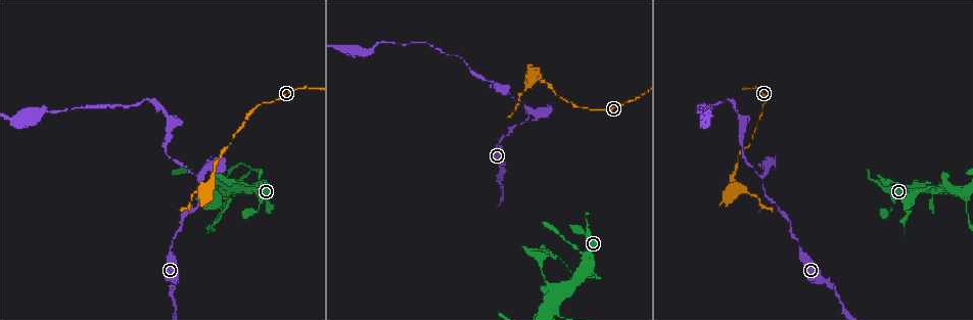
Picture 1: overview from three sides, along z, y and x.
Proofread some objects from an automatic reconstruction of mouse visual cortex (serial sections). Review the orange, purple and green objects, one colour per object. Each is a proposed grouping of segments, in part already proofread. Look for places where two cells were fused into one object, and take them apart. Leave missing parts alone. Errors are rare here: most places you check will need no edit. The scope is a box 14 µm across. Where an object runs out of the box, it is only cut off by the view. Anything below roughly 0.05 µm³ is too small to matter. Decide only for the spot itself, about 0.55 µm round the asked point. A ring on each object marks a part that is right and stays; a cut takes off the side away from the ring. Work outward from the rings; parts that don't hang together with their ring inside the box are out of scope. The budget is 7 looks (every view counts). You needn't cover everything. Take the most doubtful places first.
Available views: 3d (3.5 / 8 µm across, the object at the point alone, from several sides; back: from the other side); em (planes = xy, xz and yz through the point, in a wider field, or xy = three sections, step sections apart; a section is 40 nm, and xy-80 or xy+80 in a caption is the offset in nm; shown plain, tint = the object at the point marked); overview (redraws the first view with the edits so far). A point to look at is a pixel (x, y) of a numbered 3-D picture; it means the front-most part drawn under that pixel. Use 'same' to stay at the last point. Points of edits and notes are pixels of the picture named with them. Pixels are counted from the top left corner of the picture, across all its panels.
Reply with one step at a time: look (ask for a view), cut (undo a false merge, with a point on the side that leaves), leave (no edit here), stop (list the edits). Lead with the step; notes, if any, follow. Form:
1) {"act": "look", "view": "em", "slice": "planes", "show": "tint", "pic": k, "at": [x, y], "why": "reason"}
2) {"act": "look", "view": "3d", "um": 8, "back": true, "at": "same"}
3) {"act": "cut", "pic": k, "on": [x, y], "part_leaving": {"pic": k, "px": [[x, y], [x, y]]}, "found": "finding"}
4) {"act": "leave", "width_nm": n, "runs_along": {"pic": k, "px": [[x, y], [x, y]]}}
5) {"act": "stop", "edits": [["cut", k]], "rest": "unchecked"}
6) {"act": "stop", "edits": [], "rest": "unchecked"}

{"act": "look", "view": "3d", "um": 3.5, "pic": 1, "at": [559, 291], "why": "a narrow waist"}

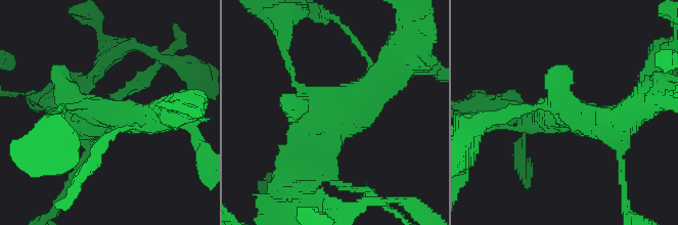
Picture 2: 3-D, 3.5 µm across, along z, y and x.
{"act": "look", "view": "em", "slice": "xy", "step": 5, "show": "tint", "pic": 2, "at": [101, 113], "why": "need the tissue"}

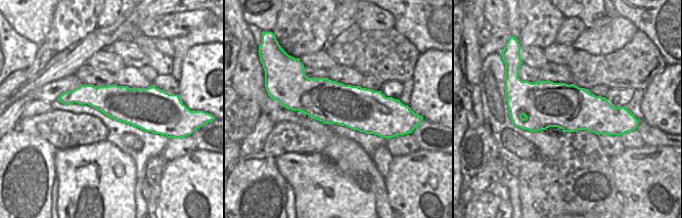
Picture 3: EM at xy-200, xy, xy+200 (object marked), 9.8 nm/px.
{"act": "leave", "runs_along": {"pic": 2, "px": [[386, 74], [329, 114], [301, 171]]}, "found": "one cell here"}

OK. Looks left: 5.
{"act": "look", "view": "3d", "um": 8, "back": true, "pic": 1, "at": [592, 109], "why": "thin neck"}

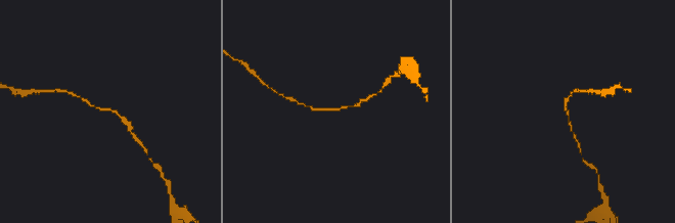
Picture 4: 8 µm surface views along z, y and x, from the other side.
{"act": "look", "view": "3d", "um": 3.5, "pic": 4, "at": [107, 109], "why": "closer look"}

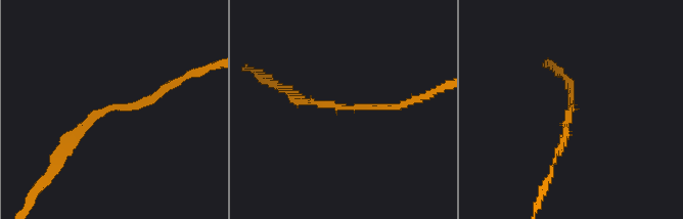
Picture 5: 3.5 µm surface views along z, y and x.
{"act": "leave", "runs_along": {"pic": 5, "px": [[175, 82], [143, 103], [96, 113], [69, 150]]}, "found": "one cell here"}

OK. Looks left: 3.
{"act": "look", "view": "3d", "um": 3.5, "pic": 1, "at": [206, 185], "why": "abrupt turn"}

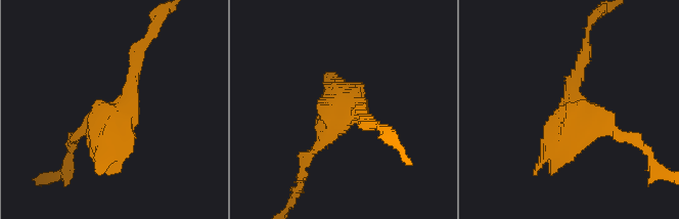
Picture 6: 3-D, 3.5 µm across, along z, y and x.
{"act": "look", "view": "em", "slice": "xy", "step": 1, "show": "tint", "pic": 6, "at": [345, 113]}

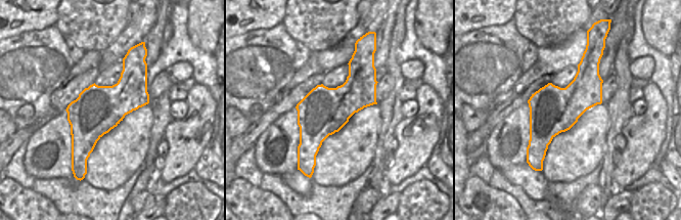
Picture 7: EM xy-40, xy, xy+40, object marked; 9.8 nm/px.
{"act": "look", "view": "em", "slice": "xy", "step": 2, "show": "tint", "at": "same", "why": "another direction"}

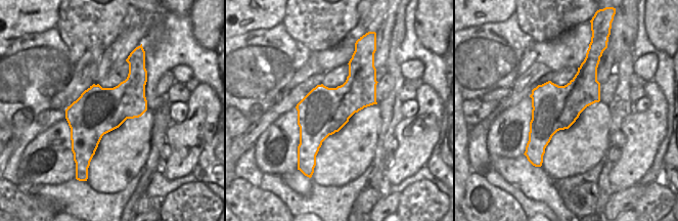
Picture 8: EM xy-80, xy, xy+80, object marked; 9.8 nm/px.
{"act": "leave", "runs_along": {"pic": 6, "px": [[133, 55], [130, 102], [77, 137]]}, "found": "continuous, no second cell"}

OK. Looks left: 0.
{"act": "stop", "edits": [], "rest": "unchecked"}

